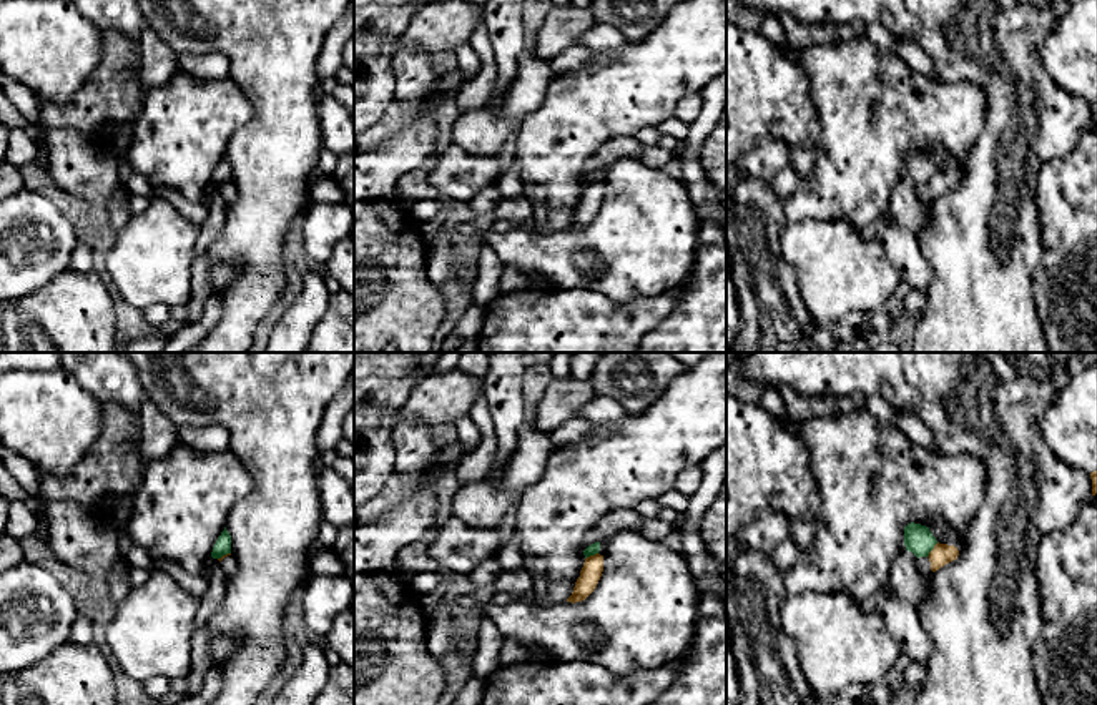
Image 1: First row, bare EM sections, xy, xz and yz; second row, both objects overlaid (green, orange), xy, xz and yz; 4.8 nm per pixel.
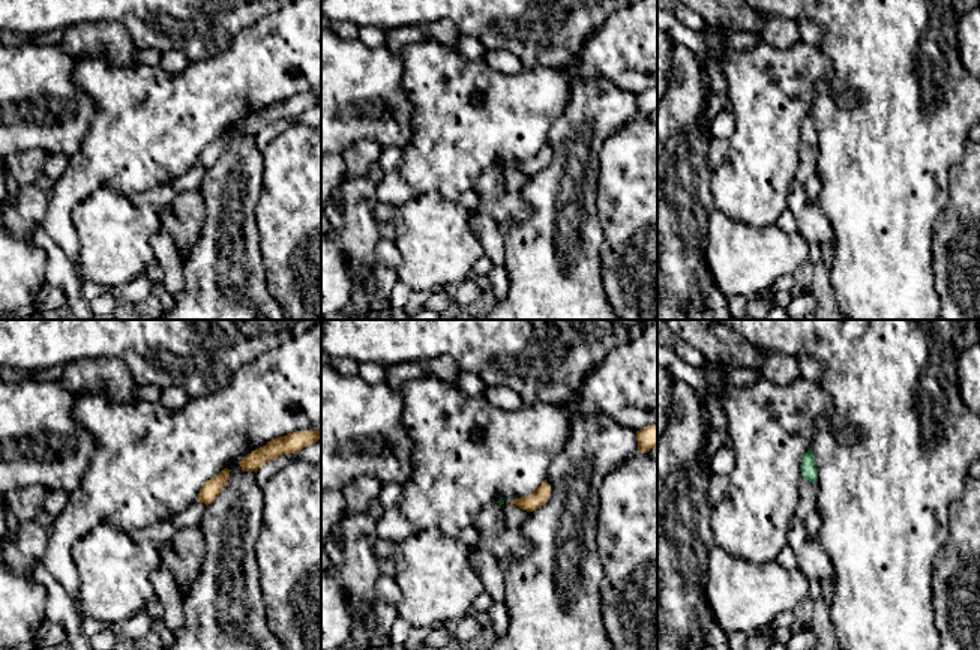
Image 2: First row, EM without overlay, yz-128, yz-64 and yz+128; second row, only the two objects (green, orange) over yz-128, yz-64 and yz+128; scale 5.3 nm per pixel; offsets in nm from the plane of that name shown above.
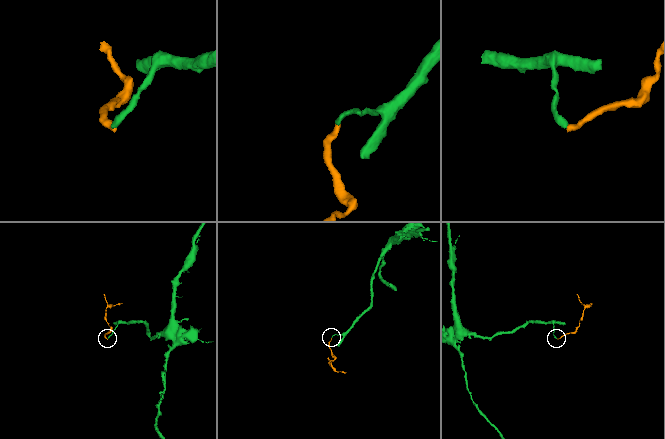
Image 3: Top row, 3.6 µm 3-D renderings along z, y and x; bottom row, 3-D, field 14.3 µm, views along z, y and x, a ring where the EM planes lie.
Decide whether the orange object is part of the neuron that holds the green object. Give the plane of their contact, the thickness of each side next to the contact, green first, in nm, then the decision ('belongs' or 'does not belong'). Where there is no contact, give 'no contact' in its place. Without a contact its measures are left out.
meets green in yz; 140 nm thick on the green side, 100 nm on the other; does not belong

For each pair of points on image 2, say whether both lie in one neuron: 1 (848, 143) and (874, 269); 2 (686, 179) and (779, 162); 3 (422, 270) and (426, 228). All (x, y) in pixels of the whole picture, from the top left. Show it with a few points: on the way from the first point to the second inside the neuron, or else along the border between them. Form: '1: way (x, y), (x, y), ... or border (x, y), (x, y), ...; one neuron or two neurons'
1: way (874, 174), (874, 237); one neuron
2: border (712, 171), (710, 195), (715, 207); two neurons
3: way (426, 260), (426, 239); one neuron

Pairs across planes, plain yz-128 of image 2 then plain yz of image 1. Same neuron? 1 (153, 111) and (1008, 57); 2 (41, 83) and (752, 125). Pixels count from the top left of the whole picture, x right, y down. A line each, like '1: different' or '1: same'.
1: different
2: same

